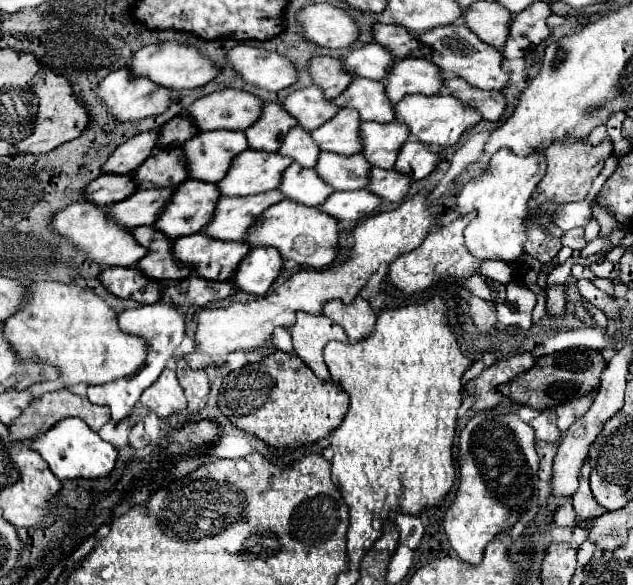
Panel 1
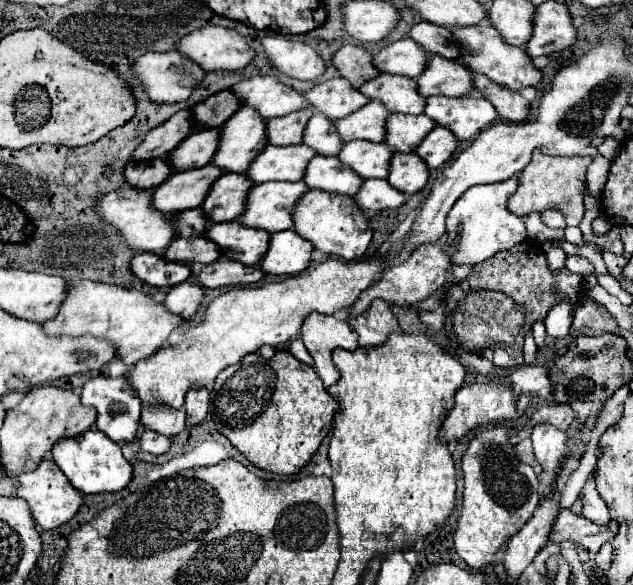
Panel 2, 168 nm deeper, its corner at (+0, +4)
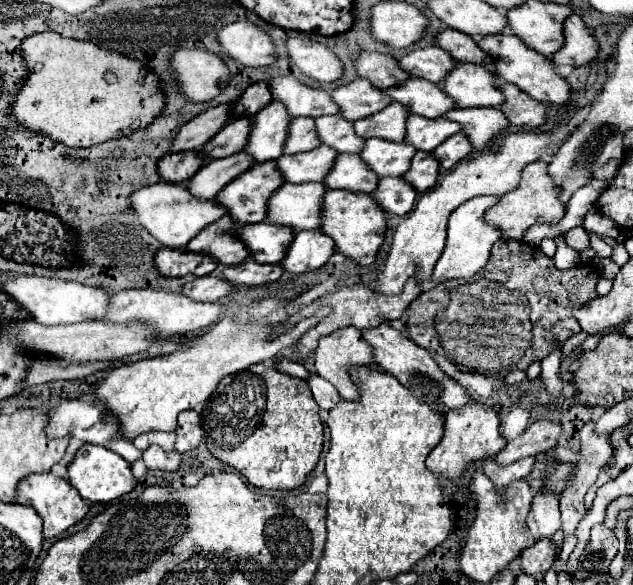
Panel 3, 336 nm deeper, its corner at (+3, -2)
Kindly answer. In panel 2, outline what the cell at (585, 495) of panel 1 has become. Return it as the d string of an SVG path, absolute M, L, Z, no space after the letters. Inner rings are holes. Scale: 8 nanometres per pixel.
M589 476L585 488L583 488L583 514L587 520L601 524L601 526L609 526L611 518L609 518L609 510L607 504L603 502L603 498L599 496L597 488L595 488L595 480L593 476Z

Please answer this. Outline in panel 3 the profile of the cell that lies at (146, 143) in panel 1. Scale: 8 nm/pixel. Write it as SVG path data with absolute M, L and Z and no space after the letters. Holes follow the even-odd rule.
M230 104L208 108L200 116L194 116L188 124L176 132L172 138L172 148L170 152L188 152L188 150L202 150L202 146L220 130L228 124L228 114L230 114Z

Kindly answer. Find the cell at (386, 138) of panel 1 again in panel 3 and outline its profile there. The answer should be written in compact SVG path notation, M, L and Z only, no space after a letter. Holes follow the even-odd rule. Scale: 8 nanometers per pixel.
M410 114L406 118L406 144L412 144L416 150L424 150L424 152L432 152L432 148L436 148L438 144L442 144L446 138L450 138L452 134L460 132L460 124L454 124L450 120L444 118L424 118L424 116L416 116Z

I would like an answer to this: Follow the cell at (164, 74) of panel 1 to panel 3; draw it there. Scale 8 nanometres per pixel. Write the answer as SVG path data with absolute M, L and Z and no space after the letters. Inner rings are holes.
M234 22L218 32L218 44L240 66L268 66L276 60L276 50L266 32L248 22Z

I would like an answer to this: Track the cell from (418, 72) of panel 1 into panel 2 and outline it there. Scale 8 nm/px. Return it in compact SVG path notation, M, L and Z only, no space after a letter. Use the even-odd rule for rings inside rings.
M433 56L429 60L425 72L417 78L417 84L423 96L463 98L475 90L473 74L463 60L447 60L443 56Z

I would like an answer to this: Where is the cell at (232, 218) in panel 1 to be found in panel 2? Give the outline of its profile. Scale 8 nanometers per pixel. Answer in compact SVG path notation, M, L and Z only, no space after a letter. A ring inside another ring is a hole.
M263 182L263 186L255 184L247 196L245 204L245 214L239 216L237 222L243 226L251 228L263 228L267 232L279 232L279 230L289 230L293 226L293 206L299 202L299 198L307 192L305 182Z

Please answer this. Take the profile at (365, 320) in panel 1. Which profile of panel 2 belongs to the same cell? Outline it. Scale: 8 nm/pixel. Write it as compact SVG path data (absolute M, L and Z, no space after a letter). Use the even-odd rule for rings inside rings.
M375 300L365 314L357 318L347 318L347 322L357 330L361 348L381 346L391 334L401 332L397 318L383 300Z

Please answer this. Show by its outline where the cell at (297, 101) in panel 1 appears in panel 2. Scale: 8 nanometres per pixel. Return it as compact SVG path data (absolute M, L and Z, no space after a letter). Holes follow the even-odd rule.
M341 76L327 80L323 84L317 84L305 96L315 106L317 112L327 114L327 118L331 120L345 118L355 110L363 108L367 102L371 102L369 96L361 94L357 88L351 86L347 78L341 78Z

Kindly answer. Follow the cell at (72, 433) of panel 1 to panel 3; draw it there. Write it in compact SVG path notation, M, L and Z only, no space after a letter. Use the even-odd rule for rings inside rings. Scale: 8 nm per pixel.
M84 444L78 448L72 462L68 464L68 482L78 490L84 500L98 504L112 502L128 494L136 486L136 478L130 472L130 464L122 456L116 456L116 452L94 444Z

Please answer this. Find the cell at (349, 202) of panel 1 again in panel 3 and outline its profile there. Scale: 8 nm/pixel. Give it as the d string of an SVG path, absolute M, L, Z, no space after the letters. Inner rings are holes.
M382 178L372 198L386 214L404 216L412 210L416 202L416 192L412 192L410 184L402 178Z

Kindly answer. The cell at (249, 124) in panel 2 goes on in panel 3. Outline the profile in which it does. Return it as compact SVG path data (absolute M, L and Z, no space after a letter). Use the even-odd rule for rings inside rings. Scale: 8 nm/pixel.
M270 102L266 108L250 118L250 134L244 152L252 156L252 162L276 160L282 154L282 146L288 134L290 116L280 102Z

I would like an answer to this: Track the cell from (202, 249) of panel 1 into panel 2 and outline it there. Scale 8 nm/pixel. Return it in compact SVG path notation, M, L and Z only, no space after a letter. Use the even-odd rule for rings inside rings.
M237 220L211 224L207 228L207 238L221 246L223 256L243 262L247 266L255 266L269 246L267 230L241 226Z

